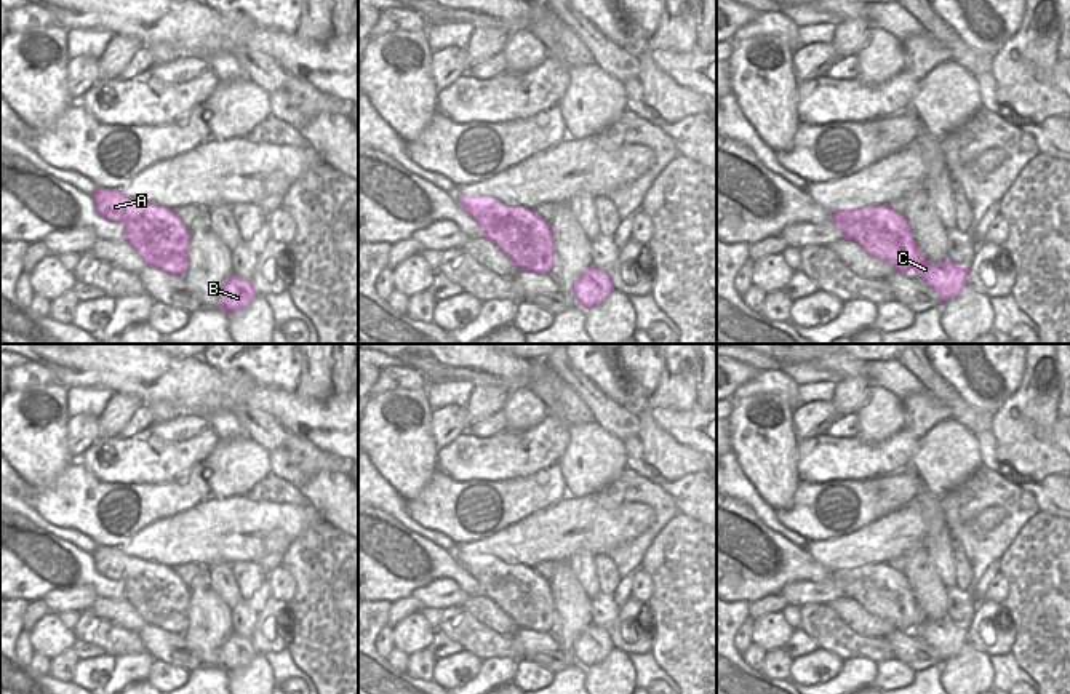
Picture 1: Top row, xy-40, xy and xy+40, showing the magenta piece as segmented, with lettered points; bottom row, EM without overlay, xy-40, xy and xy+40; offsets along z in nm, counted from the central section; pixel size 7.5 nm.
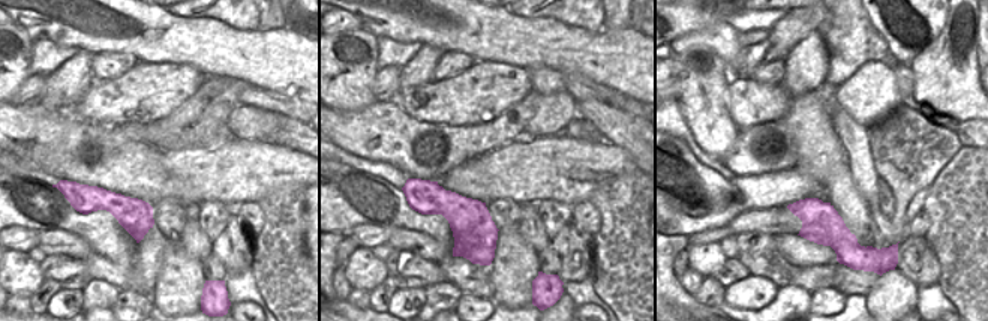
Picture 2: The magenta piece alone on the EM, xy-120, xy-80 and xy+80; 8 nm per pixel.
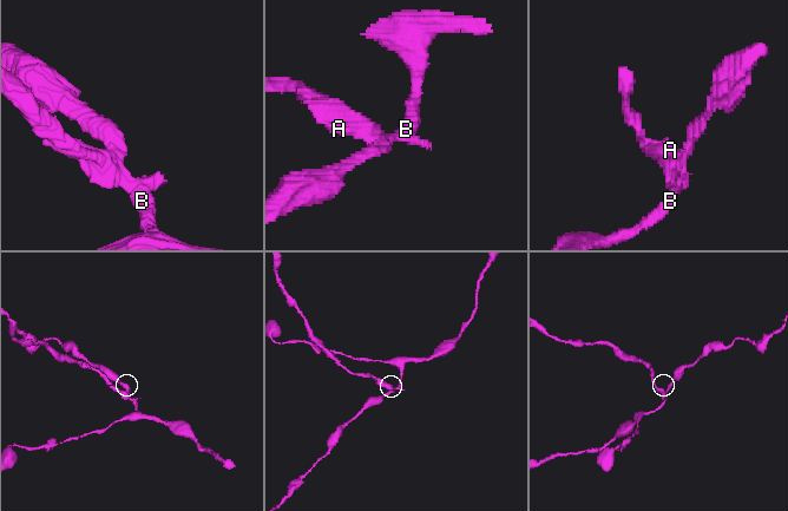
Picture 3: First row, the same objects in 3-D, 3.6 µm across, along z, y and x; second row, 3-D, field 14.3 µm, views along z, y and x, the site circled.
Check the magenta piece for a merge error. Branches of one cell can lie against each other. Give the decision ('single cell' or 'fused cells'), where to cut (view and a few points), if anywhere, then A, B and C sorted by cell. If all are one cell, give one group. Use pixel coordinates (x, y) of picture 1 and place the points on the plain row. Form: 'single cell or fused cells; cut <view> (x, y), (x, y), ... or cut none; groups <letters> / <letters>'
fused cells; cut xy+40 (902, 573), (896, 590), (898, 606), (909, 616), (914, 629); groups A / B C

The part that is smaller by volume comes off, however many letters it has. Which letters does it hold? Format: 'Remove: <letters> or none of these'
Remove: A

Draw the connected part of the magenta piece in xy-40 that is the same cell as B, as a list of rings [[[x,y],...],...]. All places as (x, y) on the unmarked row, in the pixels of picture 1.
[[[232,632],[221,648],[221,665],[230,673],[237,668],[246,667],[258,652],[259,651],[251,638]]]

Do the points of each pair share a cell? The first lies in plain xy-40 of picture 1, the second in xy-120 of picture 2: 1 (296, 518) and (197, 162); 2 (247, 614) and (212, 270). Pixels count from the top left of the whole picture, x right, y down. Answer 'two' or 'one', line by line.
1: one
2: one

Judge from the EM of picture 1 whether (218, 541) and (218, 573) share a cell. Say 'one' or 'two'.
two

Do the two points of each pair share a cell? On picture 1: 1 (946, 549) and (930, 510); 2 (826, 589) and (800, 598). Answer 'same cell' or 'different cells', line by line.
1: same cell
2: same cell

